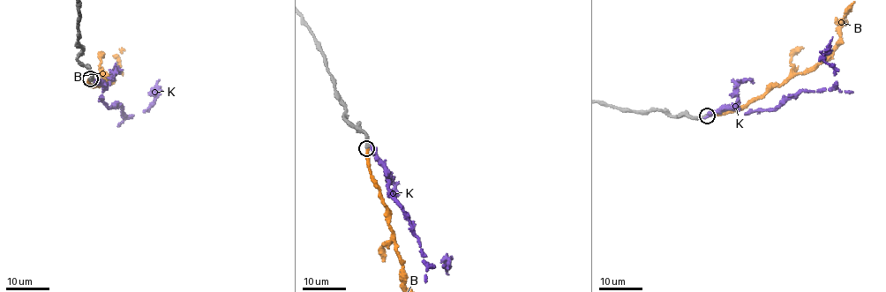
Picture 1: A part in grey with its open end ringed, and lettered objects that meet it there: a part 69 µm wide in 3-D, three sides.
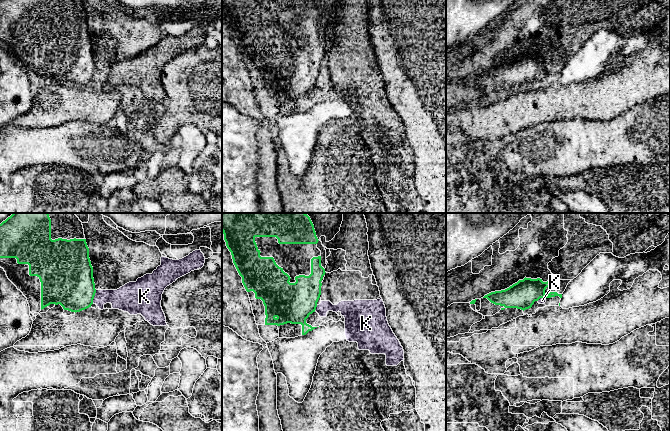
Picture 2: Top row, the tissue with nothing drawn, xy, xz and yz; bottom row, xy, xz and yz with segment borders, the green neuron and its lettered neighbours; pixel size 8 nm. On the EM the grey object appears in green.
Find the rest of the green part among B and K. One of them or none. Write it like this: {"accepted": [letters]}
{"accepted": ["B"]}

